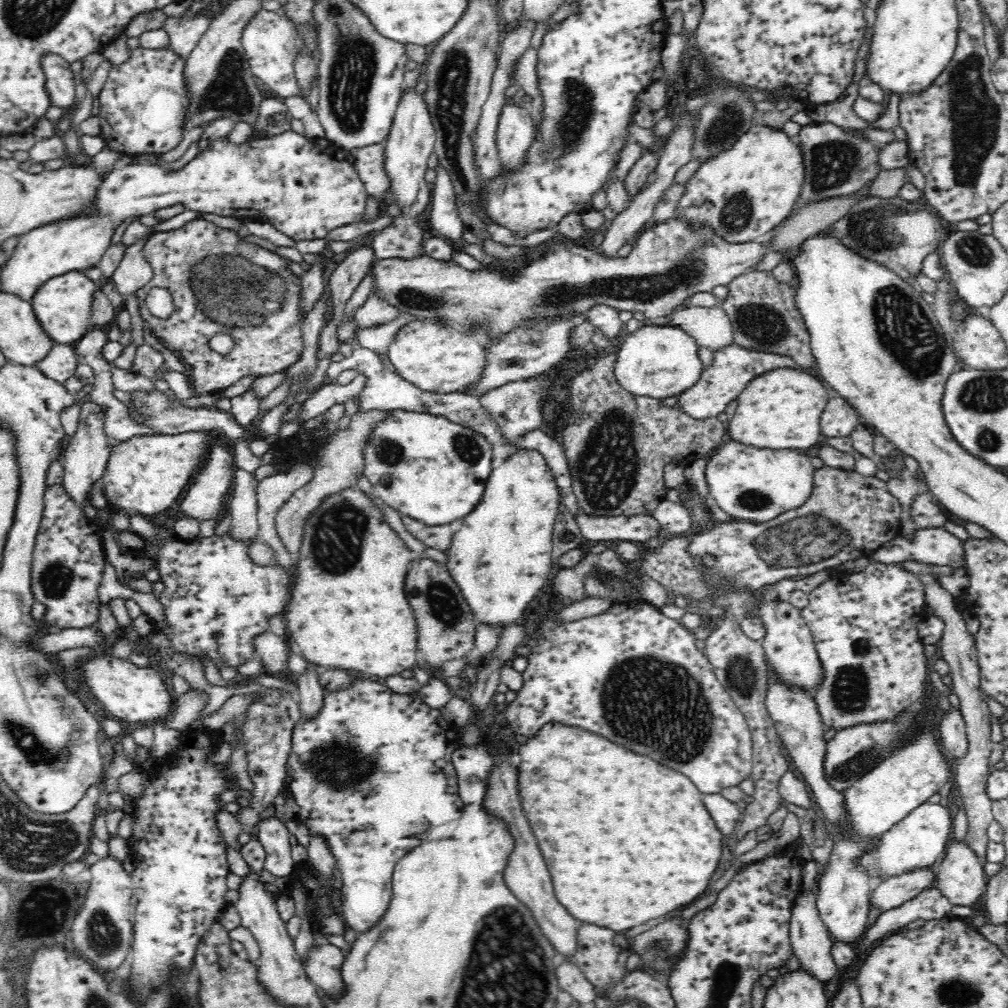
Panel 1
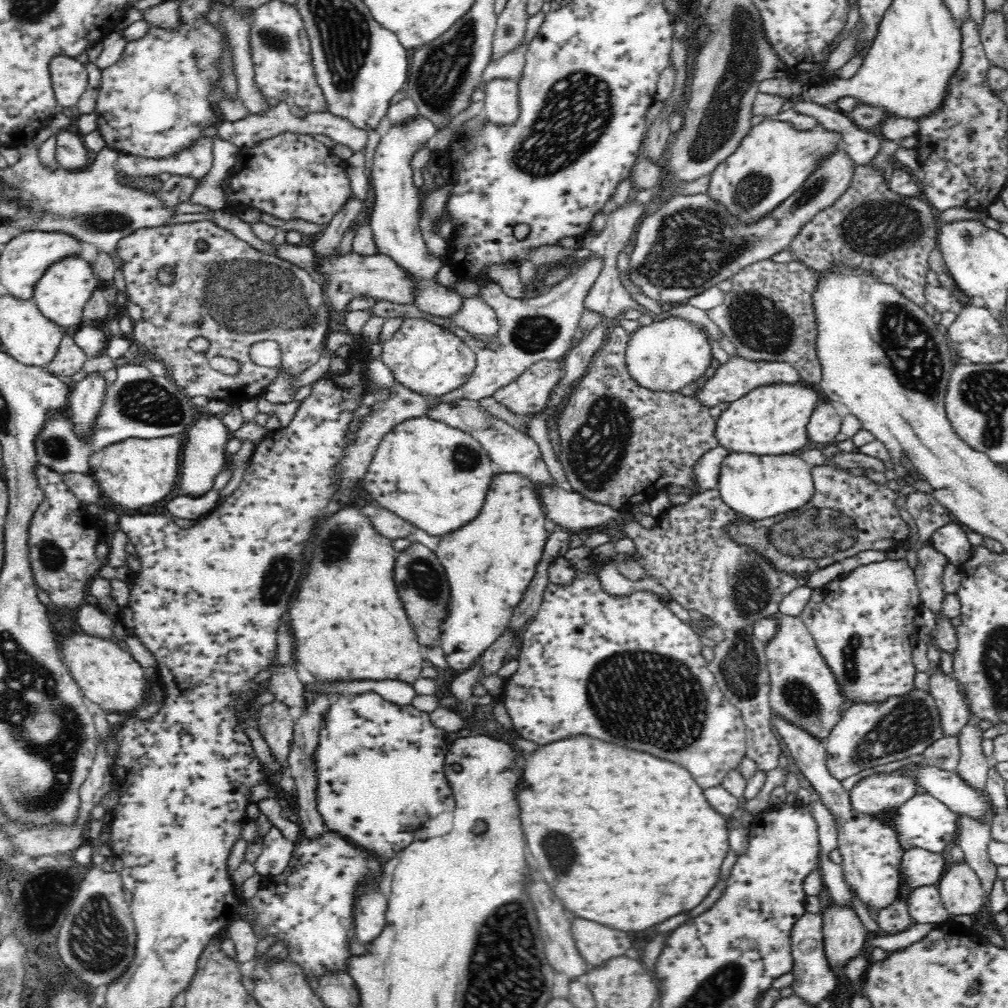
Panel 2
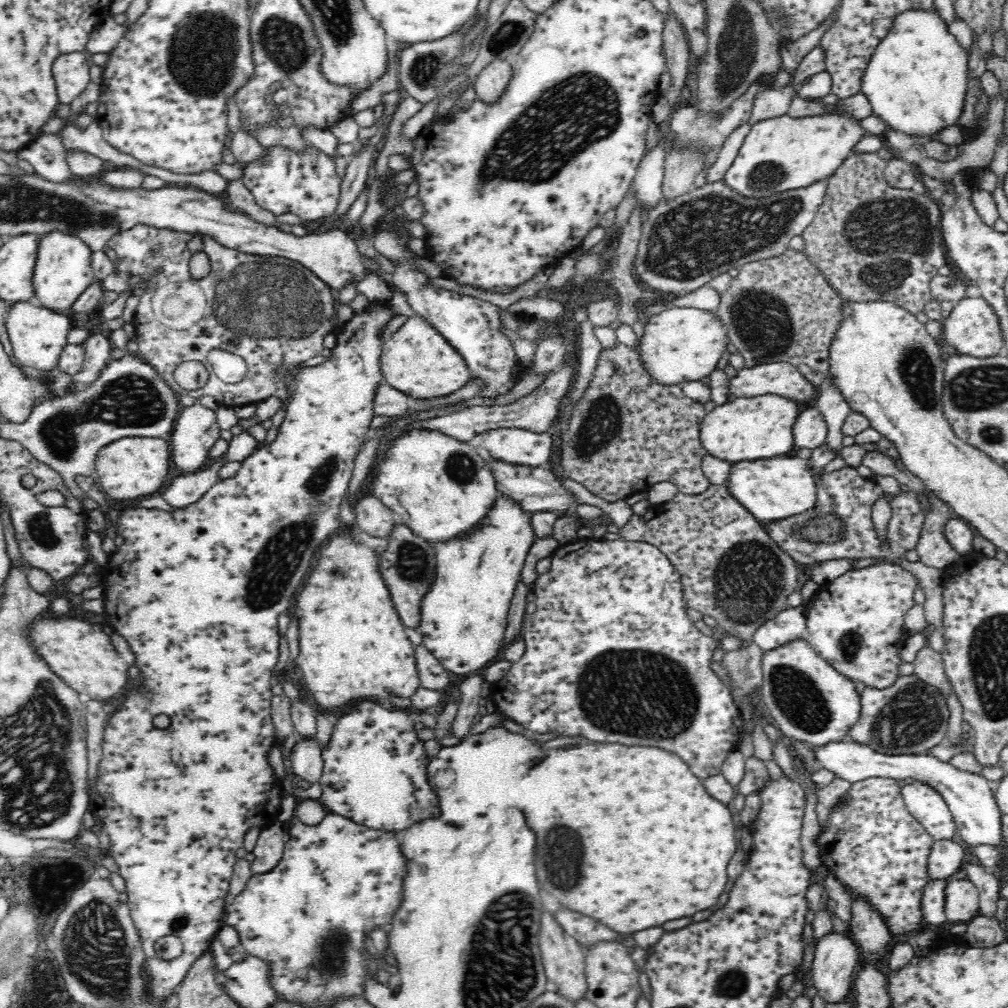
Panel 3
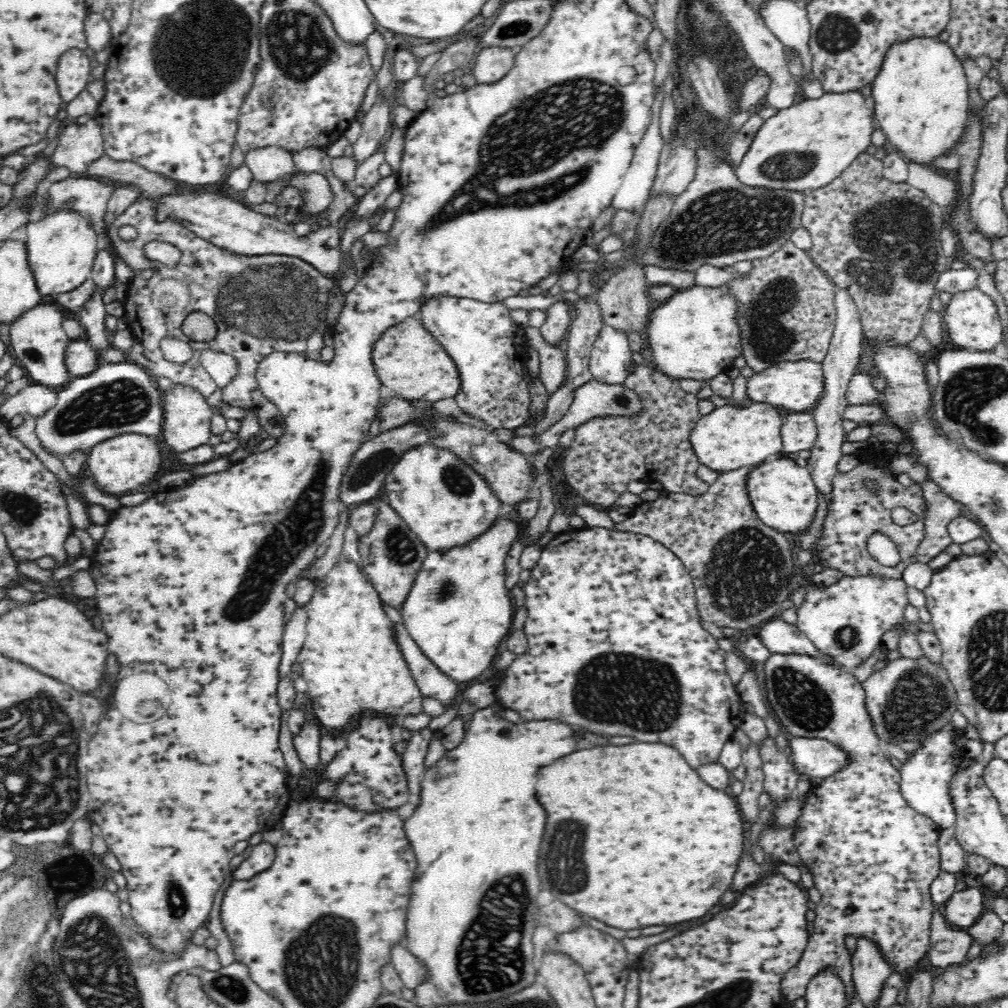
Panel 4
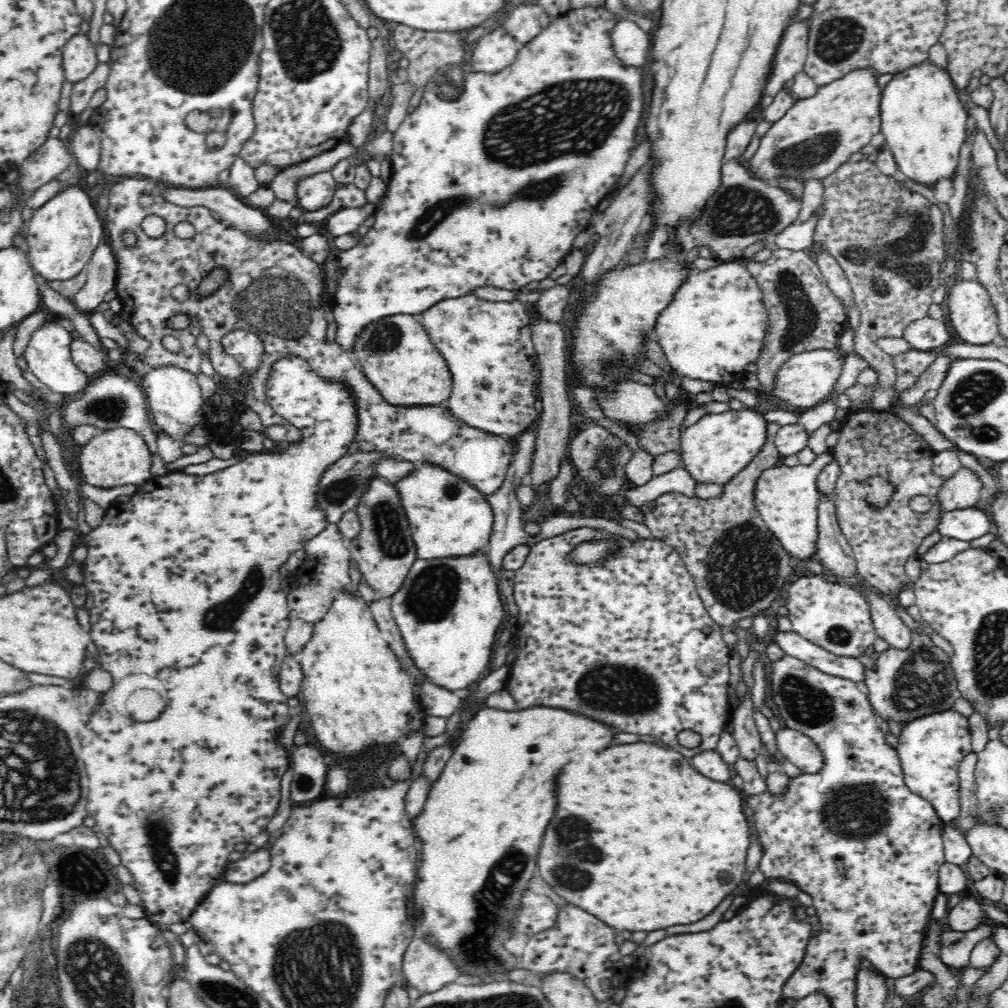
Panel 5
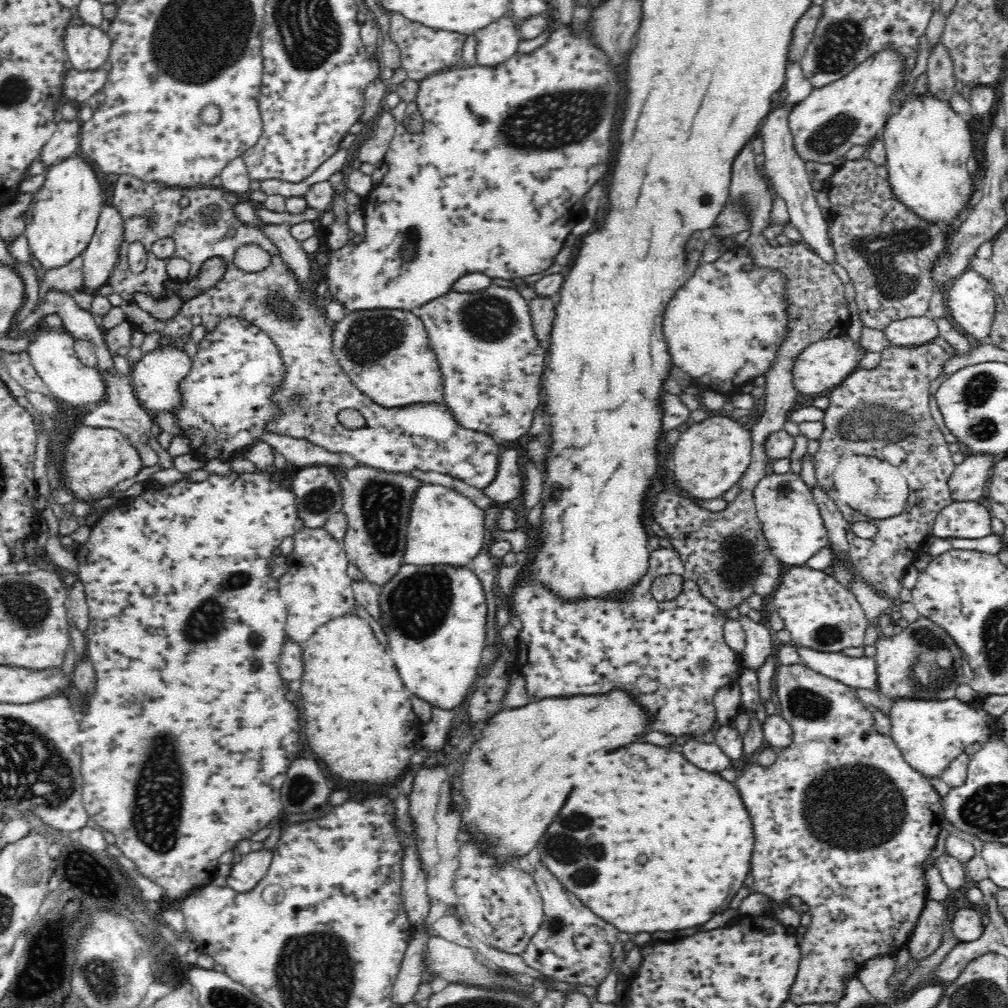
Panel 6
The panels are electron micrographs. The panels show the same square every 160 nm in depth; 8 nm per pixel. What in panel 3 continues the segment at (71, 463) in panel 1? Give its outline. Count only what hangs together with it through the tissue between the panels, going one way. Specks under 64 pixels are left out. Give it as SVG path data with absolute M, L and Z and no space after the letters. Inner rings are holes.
M101 333L89 334L82 345L85 350L84 366L82 372L72 377L73 387L93 381L111 360L110 352L114 347L111 339Z

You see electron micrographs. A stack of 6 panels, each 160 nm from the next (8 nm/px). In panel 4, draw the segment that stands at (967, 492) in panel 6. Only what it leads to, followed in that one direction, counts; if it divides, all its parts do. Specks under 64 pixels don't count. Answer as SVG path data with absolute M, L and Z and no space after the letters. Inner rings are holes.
M934 480L920 482L924 487L924 499L929 504L925 520L925 538L915 553L917 562L928 564L936 554L940 554L948 544L952 544L947 525L962 514L964 503L946 493Z

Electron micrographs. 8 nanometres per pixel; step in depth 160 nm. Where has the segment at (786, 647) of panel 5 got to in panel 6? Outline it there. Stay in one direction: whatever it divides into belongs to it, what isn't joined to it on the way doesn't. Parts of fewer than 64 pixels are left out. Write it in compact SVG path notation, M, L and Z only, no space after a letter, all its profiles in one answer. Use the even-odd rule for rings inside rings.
M796 647L801 663L811 670L839 680L854 689L866 688L878 692L878 670L874 656L847 657L840 652L822 653Z

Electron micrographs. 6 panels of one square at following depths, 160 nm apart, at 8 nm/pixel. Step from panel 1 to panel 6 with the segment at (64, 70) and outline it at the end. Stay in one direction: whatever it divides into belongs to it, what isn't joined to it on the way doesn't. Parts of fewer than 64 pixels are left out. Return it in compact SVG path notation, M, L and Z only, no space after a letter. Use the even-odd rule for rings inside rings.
M74 22L65 32L65 52L77 70L96 70L109 59L112 40L98 25Z

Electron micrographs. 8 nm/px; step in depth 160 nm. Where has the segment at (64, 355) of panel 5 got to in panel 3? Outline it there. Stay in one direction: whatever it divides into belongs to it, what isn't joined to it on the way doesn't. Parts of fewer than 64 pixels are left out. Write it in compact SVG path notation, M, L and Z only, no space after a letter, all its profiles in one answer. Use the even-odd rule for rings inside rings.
M28 301L10 306L5 324L14 356L22 366L46 374L58 367L62 350L67 345L68 331L72 328L67 314L55 312L35 301Z

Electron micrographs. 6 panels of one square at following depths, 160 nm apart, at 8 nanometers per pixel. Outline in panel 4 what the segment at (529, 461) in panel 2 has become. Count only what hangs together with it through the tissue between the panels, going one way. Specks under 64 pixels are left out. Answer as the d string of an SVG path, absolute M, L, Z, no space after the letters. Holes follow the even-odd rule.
M590 379L586 384L574 389L572 404L568 407L566 414L561 416L560 420L550 426L544 434L540 434L538 438L516 436L508 440L508 444L524 453L524 456L531 455L542 447L557 448L558 440L564 430L578 428L578 426L582 426L582 424L586 424L586 422L590 422L594 418L602 418L602 416L604 418L636 418L640 417L640 414L644 414L644 400L634 389L626 387L626 385L604 384Z

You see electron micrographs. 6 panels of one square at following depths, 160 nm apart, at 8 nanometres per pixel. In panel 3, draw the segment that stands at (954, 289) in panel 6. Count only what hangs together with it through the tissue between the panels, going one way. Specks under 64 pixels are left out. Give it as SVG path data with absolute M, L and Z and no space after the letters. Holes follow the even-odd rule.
M964 297L946 318L942 319L943 342L947 350L962 354L987 357L998 355L1003 347L1003 336L999 317L984 297Z

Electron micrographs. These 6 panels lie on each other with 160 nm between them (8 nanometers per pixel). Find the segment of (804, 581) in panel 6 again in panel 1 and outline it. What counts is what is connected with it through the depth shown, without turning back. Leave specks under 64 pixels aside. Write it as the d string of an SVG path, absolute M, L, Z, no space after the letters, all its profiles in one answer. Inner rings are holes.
M868 564L861 572L854 574L842 574L842 578L834 578L826 580L824 584L816 586L815 590L808 593L809 603L801 615L806 621L808 628L812 631L816 649L822 662L824 672L824 682L820 686L820 690L813 695L817 704L817 710L821 716L822 722L826 728L834 728L834 730L843 729L858 723L871 723L872 721L883 721L895 717L900 711L918 703L919 699L926 694L926 688L929 686L928 668L931 664L927 663L924 655L924 644L921 636L917 631L918 622L922 622L928 615L924 601L924 588L914 573L904 570L902 564Z

